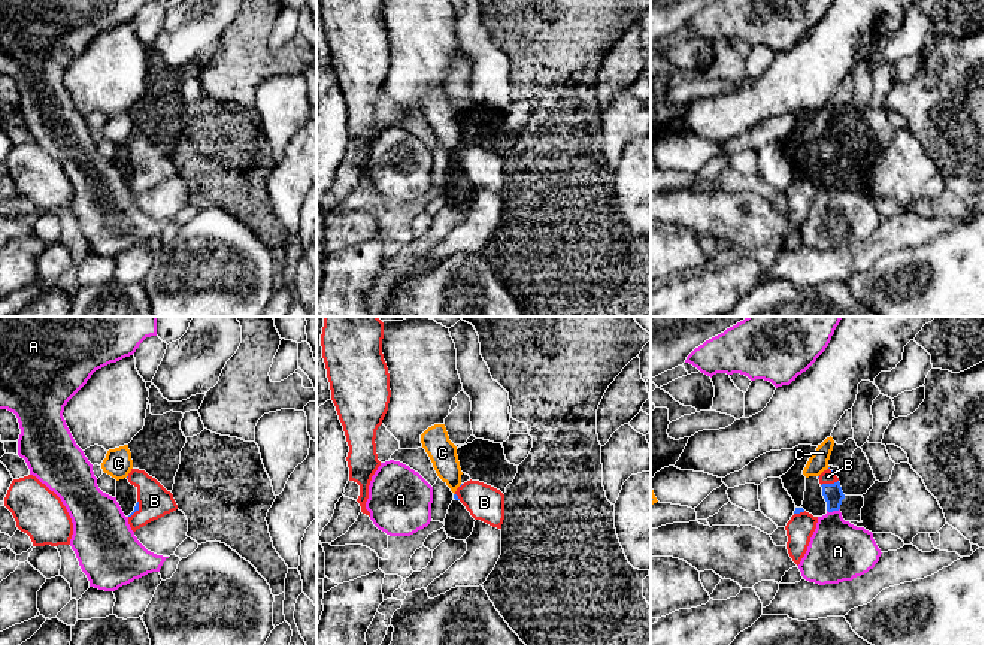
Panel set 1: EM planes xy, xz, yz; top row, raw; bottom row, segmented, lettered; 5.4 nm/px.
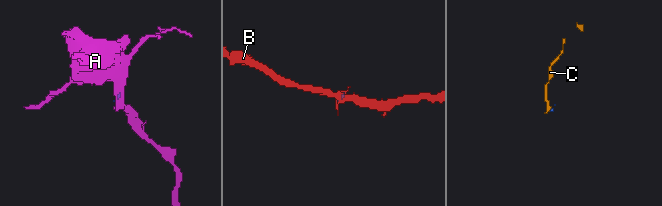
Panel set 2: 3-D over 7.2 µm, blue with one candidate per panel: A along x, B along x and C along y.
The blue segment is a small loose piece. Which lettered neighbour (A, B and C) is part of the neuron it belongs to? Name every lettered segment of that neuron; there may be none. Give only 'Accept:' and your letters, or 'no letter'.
Accept: B

